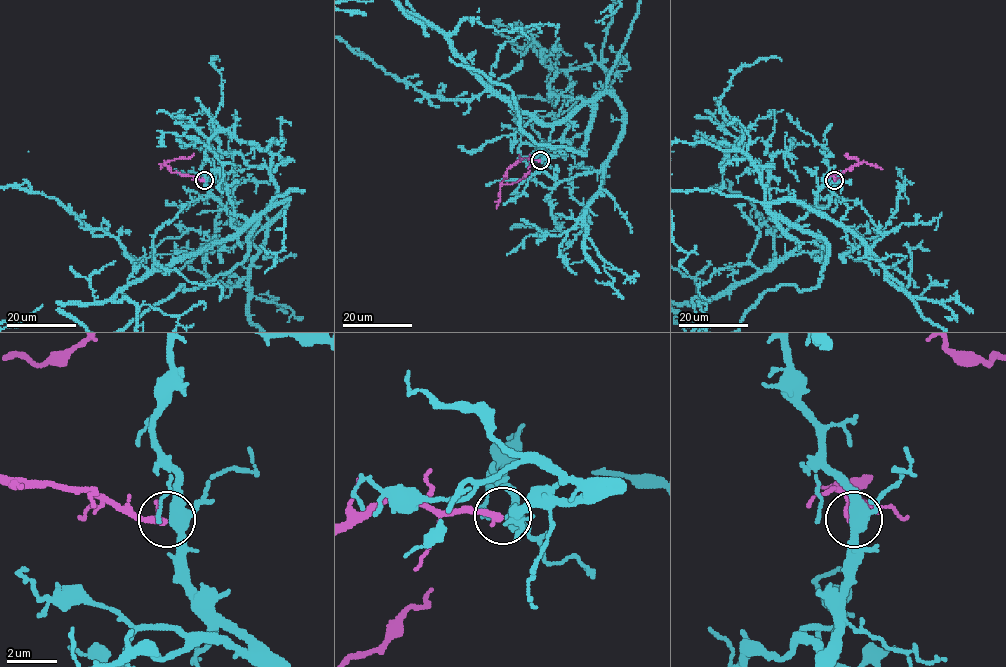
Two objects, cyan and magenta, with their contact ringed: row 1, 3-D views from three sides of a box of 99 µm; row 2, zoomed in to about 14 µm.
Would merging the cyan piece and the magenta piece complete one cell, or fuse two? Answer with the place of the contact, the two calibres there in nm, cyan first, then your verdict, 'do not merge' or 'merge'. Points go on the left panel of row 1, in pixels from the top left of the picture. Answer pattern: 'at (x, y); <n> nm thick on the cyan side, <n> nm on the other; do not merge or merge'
at (204, 180); 400 nm thick on the cyan side, 280 nm on the other; merge

